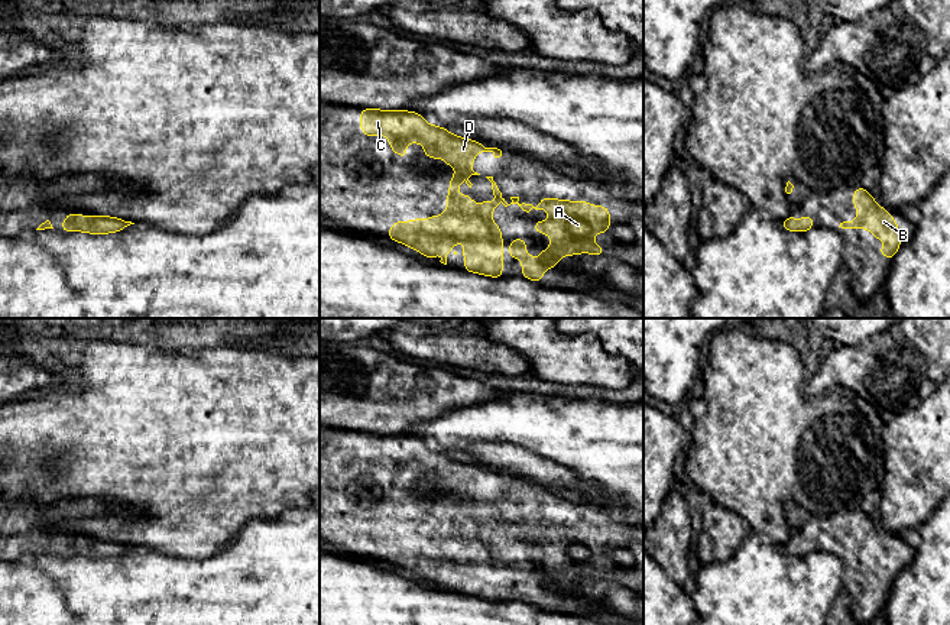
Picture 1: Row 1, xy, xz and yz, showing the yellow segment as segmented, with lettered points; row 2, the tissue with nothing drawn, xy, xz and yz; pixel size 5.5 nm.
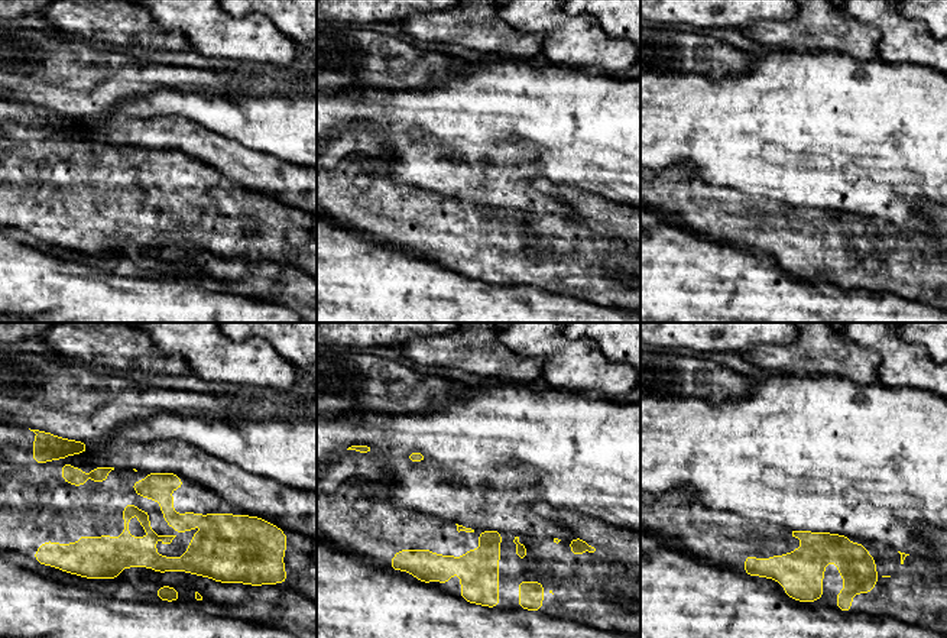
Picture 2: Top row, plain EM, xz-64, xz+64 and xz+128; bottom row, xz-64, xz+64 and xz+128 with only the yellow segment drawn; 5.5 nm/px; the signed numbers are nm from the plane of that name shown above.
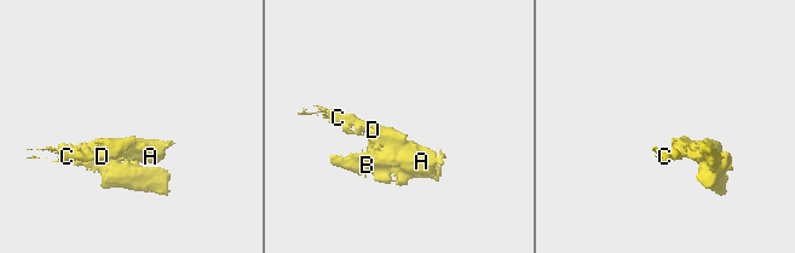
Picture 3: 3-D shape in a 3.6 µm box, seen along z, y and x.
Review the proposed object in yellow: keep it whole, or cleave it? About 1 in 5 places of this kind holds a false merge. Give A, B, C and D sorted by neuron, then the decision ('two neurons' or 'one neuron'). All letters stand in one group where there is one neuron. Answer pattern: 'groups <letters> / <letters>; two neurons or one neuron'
groups A B C D; one neuron

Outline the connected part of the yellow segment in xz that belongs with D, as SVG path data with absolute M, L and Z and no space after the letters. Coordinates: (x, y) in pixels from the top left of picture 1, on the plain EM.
M361 433L360 451L364 460L385 459L390 463L389 472L401 483L408 482L405 467L427 466L422 476L435 483L444 483L458 499L450 501L450 515L447 519L447 534L444 540L431 540L428 545L418 541L415 545L396 545L388 563L401 566L428 583L441 576L441 587L447 589L447 576L463 563L464 564L464 595L486 600L503 602L502 595L502 553L492 545L492 535L502 527L510 530L502 521L493 501L486 501L492 506L493 527L483 524L473 528L470 516L458 521L458 506L461 502L471 512L468 499L480 499L471 493L474 479L492 476L495 482L502 480L497 472L486 472L482 467L454 460L441 450L431 450L416 435L385 435L377 433Z

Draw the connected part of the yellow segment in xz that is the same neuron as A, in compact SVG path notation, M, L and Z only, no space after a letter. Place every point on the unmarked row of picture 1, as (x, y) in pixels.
M510 521L510 528L518 528L523 535L548 534L551 543L548 545L535 545L535 557L548 557L551 560L551 571L539 576L539 583L535 584L523 570L526 563L510 564L510 584L522 582L522 602L534 606L542 605L542 596L547 592L557 592L558 584L564 579L580 579L589 576L591 580L603 580L603 570L594 569L591 560L594 557L607 557L610 550L609 531L599 531L586 527L584 524L573 527L567 524L554 524L539 521L542 525L534 531L532 528L519 528L519 521Z

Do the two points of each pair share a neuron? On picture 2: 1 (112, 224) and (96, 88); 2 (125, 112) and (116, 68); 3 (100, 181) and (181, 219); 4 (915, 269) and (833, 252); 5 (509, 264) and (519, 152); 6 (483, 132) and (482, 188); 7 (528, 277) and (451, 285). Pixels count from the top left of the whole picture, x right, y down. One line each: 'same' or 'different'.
1: different
2: different
3: same
4: same
5: different
6: same
7: different

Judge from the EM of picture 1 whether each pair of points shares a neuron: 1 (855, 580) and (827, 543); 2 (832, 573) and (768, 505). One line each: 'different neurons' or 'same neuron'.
1: same neuron
2: different neurons

